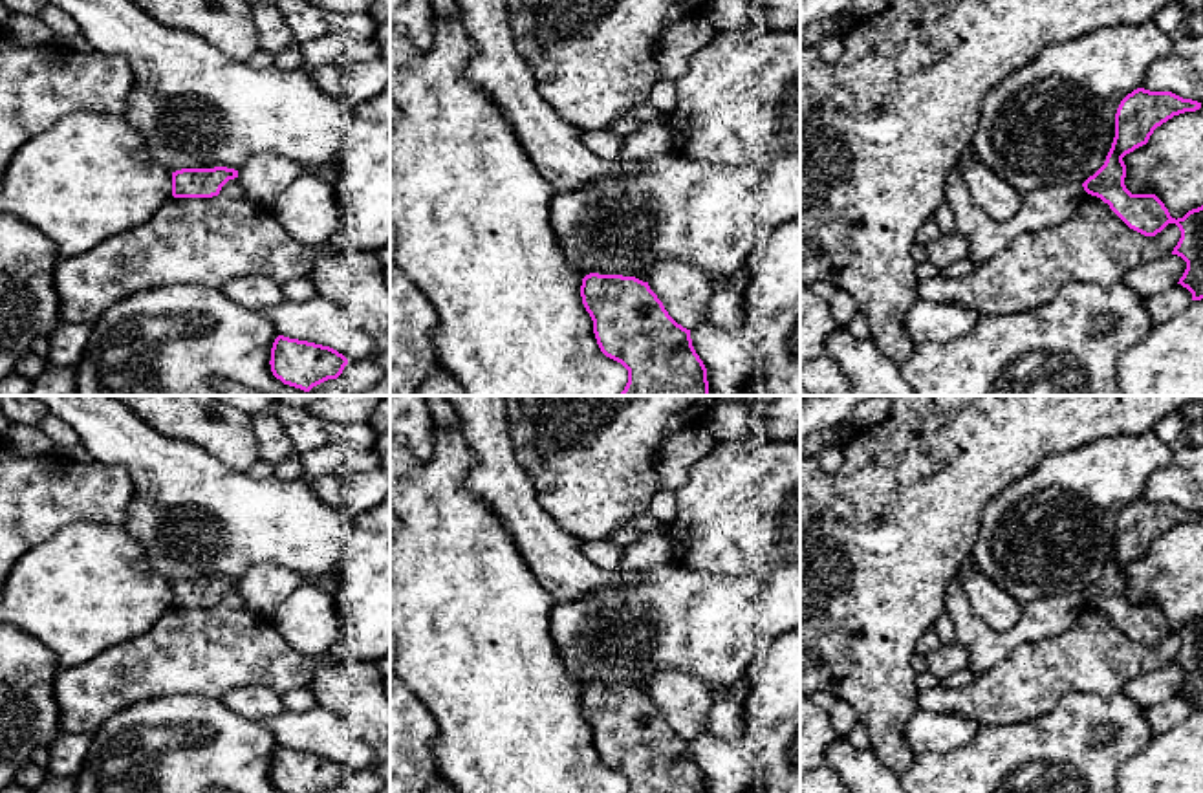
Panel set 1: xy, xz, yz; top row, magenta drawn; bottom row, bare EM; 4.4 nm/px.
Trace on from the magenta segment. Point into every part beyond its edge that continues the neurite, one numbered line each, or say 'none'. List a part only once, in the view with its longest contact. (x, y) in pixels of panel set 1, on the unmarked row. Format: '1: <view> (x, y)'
none

